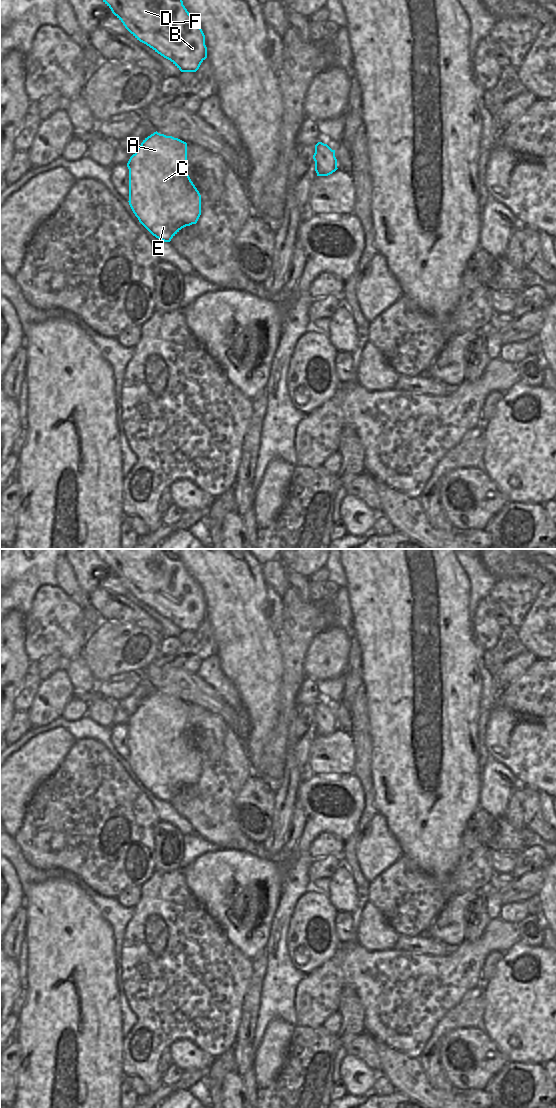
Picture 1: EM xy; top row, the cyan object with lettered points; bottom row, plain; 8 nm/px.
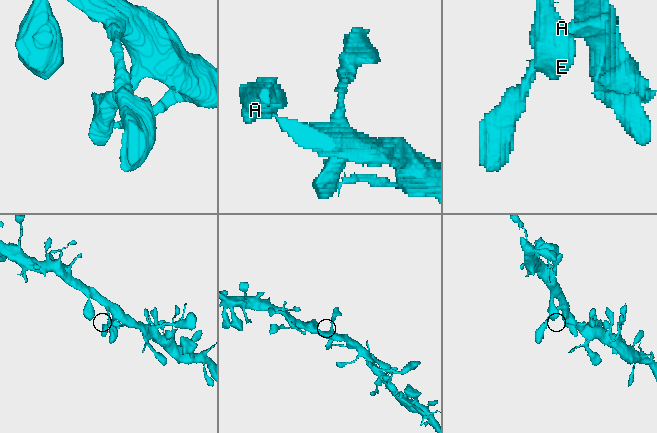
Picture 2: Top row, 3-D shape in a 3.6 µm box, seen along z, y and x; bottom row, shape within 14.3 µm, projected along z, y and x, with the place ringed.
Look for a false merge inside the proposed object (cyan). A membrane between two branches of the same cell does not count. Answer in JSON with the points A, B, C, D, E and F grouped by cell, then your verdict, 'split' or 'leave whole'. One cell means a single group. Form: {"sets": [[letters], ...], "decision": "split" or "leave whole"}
{"sets": [["A", "B", "C", "D", "E", "F"]], "decision": "leave whole"}

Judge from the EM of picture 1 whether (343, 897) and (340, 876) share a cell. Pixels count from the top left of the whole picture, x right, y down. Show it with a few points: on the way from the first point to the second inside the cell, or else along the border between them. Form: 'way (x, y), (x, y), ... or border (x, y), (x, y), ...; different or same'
way (343, 892), (342, 881); same

